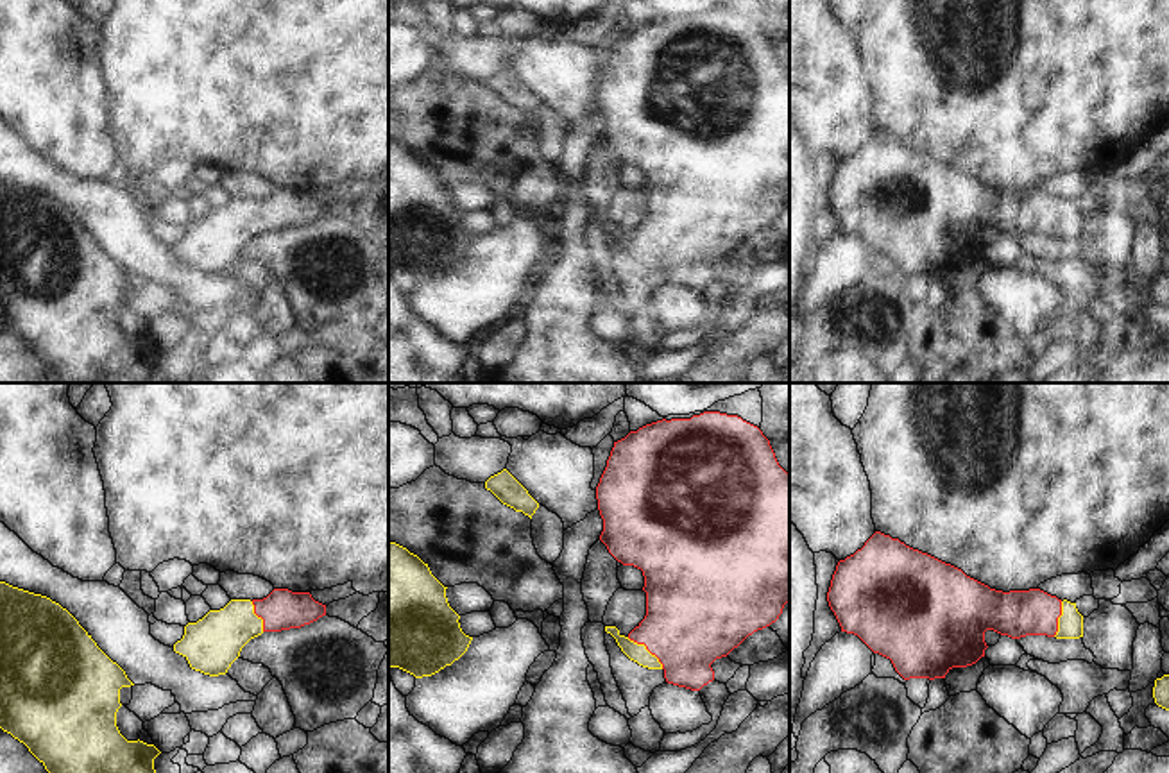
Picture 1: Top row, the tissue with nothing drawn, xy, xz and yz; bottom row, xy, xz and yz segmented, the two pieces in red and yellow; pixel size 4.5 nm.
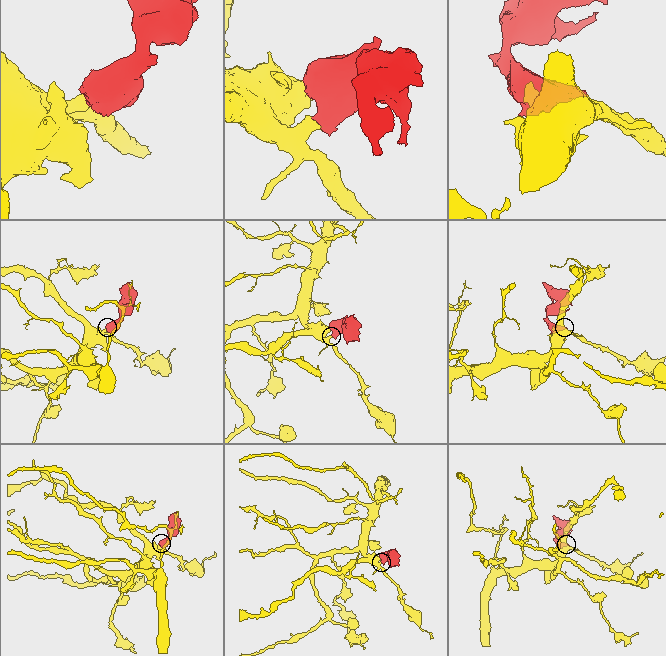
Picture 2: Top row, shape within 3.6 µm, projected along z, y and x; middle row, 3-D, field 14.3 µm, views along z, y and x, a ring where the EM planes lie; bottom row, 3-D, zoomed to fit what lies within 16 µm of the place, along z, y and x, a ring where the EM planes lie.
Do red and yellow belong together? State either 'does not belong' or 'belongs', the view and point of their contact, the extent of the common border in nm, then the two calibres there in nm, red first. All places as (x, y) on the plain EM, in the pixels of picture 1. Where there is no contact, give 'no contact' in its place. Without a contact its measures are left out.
belongs | xz (647, 247) | 220 nm | 420/80 nm

